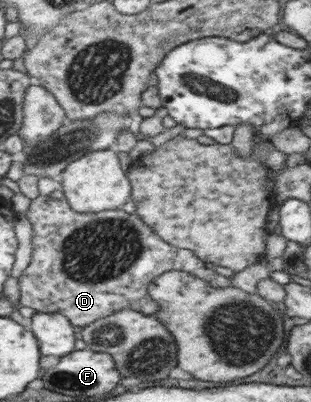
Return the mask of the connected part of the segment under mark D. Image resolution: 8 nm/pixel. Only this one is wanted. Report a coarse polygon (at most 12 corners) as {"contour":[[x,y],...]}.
{"contour":[[37,196],[18,303],[85,328],[162,306],[167,271],[233,287],[136,213]]}

